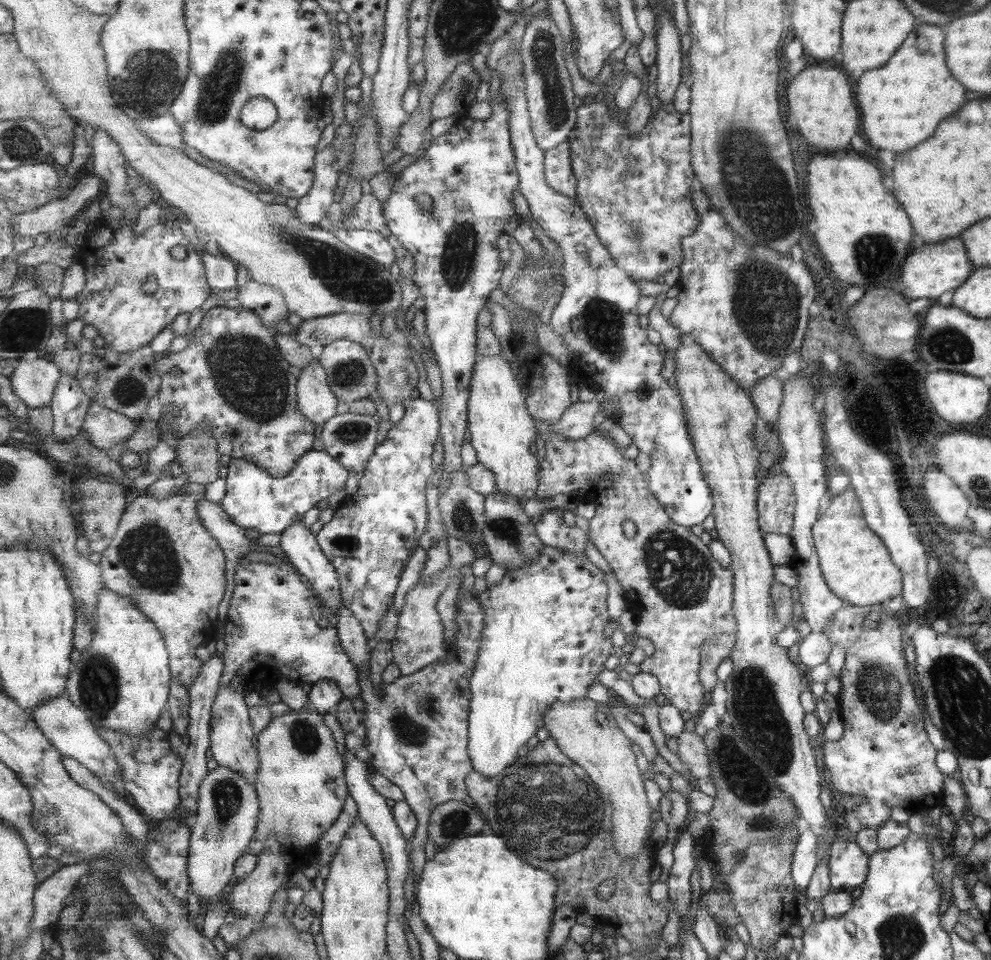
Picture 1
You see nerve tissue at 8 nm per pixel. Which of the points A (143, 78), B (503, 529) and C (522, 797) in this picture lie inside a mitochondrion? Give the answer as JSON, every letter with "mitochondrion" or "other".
{"A":"mitochondrion","B":"mitochondrion","C":"mitochondrion"}

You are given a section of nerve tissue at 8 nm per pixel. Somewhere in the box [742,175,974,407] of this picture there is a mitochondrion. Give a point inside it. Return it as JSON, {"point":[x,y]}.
{"point":[875,255]}

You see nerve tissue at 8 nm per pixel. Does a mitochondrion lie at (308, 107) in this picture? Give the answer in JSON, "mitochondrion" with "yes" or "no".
{"mitochondrion":"no"}

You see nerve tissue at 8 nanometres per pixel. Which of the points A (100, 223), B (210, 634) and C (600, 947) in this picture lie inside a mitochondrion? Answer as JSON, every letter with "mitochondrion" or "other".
{"A":"other","B":"other","C":"other"}

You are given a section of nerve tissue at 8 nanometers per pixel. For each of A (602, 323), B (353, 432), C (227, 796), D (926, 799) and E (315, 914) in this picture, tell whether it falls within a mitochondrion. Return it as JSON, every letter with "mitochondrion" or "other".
{"A":"mitochondrion","B":"mitochondrion","C":"mitochondrion","D":"other","E":"other"}

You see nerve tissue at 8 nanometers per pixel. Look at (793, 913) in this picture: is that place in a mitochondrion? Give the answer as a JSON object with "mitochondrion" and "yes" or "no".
{"mitochondrion":"no"}

